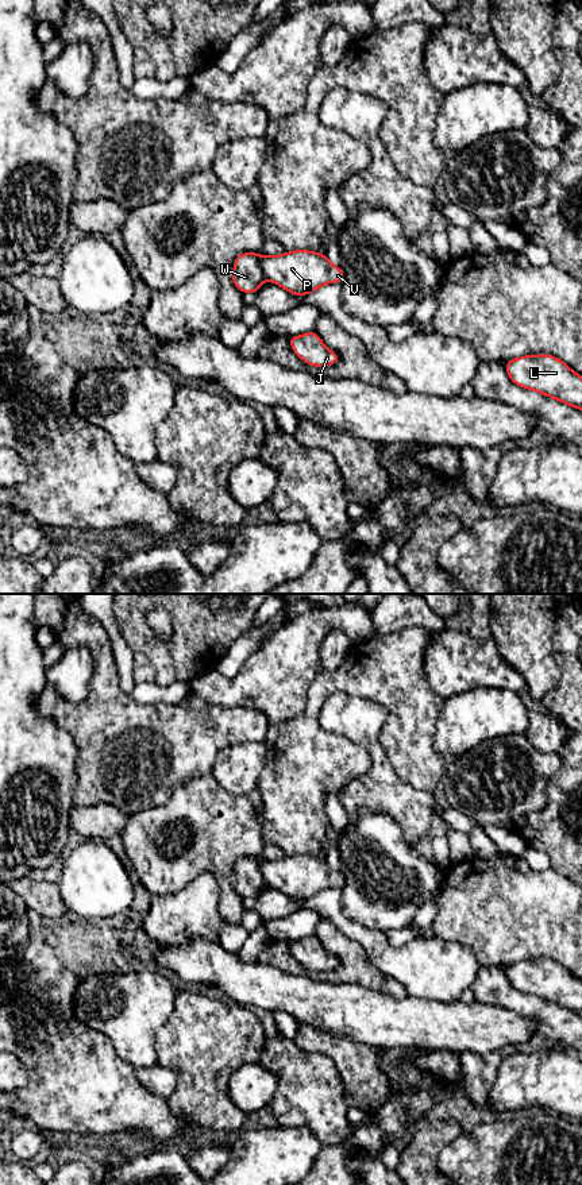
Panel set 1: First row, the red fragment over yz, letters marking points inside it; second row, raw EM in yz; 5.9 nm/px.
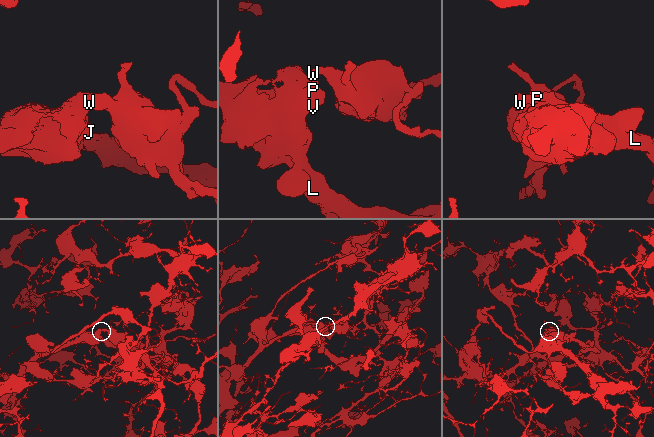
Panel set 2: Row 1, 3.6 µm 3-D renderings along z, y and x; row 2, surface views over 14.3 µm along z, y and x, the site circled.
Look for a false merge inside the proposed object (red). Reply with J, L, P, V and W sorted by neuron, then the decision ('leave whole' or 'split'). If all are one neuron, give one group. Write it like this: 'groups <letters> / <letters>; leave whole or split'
groups J L P V / W; split

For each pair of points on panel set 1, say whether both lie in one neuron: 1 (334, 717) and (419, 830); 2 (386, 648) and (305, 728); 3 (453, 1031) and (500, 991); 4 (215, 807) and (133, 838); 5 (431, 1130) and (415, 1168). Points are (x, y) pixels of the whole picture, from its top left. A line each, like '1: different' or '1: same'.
1: same
2: same
3: different
4: same
5: same

